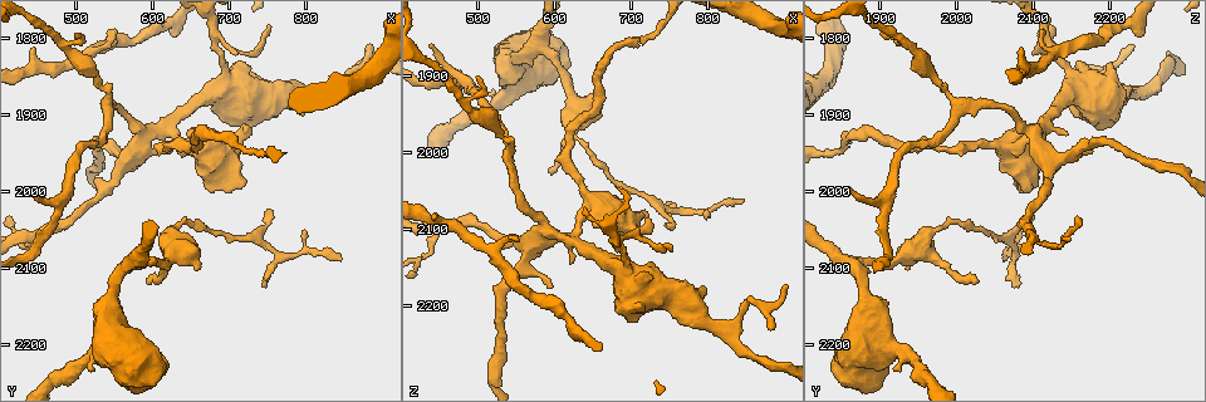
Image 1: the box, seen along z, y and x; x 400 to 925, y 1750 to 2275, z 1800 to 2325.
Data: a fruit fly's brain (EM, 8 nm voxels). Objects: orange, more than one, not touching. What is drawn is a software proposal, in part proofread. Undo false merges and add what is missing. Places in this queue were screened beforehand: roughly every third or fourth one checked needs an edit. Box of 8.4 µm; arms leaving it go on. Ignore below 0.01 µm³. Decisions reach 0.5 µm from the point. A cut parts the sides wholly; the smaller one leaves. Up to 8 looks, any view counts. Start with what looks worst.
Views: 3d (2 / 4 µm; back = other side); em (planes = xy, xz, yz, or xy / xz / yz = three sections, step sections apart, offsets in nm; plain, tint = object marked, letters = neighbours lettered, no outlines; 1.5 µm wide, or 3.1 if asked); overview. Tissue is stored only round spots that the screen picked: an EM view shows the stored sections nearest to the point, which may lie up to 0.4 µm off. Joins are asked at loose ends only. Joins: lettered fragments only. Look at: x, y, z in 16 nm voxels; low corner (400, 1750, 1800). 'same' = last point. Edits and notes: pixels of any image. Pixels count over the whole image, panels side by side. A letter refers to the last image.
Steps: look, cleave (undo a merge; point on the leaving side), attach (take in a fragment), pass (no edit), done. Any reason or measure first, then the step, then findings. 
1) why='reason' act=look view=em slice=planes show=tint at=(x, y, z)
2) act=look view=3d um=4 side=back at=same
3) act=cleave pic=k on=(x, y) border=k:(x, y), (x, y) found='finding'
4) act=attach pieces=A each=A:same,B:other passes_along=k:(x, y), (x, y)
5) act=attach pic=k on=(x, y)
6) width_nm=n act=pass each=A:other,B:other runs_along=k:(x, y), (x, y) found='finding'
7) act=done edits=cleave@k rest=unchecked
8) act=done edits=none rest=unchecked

why='a fork' act=look view=em slice=xz step=4 show=tint at=(445, 2055, 2100)

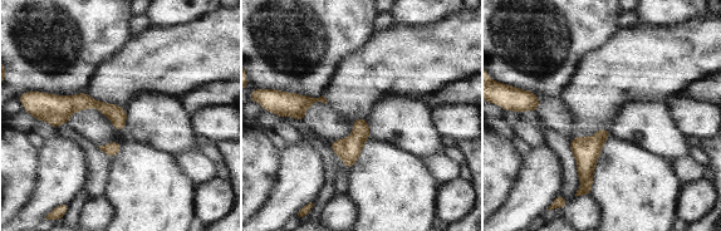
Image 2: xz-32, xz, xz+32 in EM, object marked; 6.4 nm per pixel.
act=look view=em slice=planes show=letters at=same

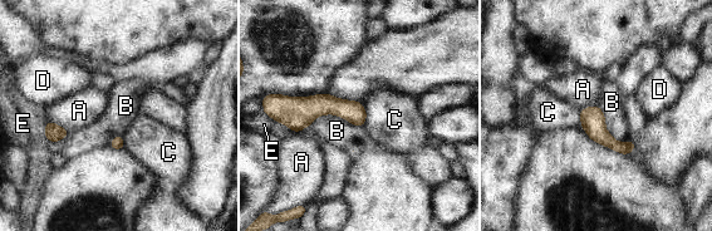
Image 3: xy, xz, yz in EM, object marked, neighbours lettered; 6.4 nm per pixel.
act=pass each=A:other,B:other,C:other,D:other,E:other border=3:(310, 124), (337, 114), (363, 126) found='one neuron here'

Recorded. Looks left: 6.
why='free end' act=look view=3d um=4 at=(745, 2125, 2080)

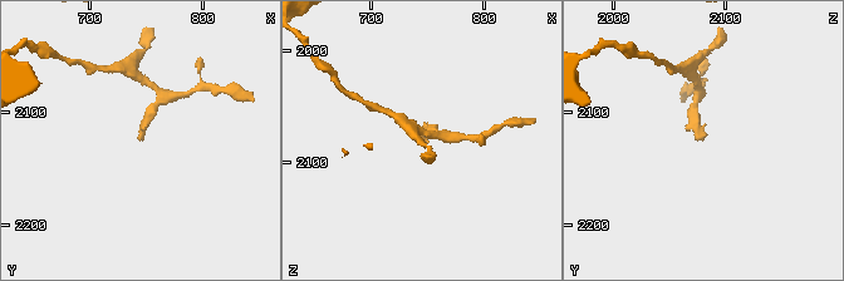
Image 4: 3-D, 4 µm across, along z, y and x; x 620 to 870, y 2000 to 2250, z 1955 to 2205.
why='shape alone is not enough' act=look view=em slice=planes show=letters at=(746, 2122, 2080)

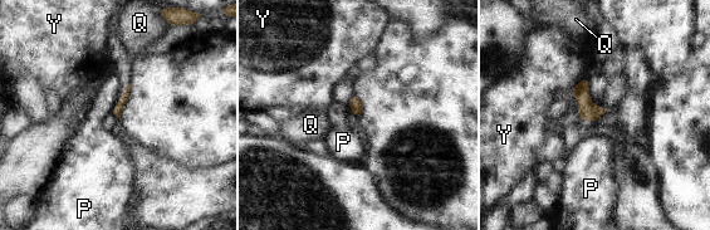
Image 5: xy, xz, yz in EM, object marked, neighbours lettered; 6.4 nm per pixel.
act=pass each=P:other,Q:other,Y:other border=5:(588, 78), (588, 98), (608, 111) found='no lettered fragment goes on from it'

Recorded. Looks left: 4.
act=look view=em slice=planes show=letters at=(710, 1925, 2100)

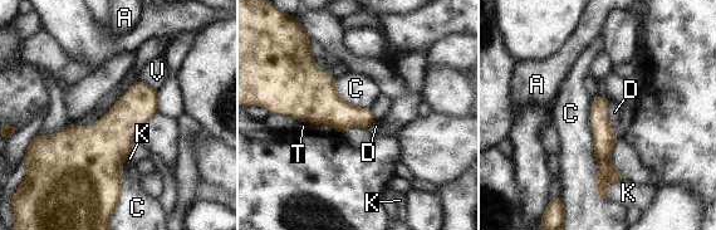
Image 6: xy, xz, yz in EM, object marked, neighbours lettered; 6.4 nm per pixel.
width_nm=140 act=pass each=A:other,C:other,D:other,K:other,T:other,V:other runs_along=6:(598, 99), (603, 189) found='continuous, no second neuron'

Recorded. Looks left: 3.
act=done edits=none rest=unchecked

